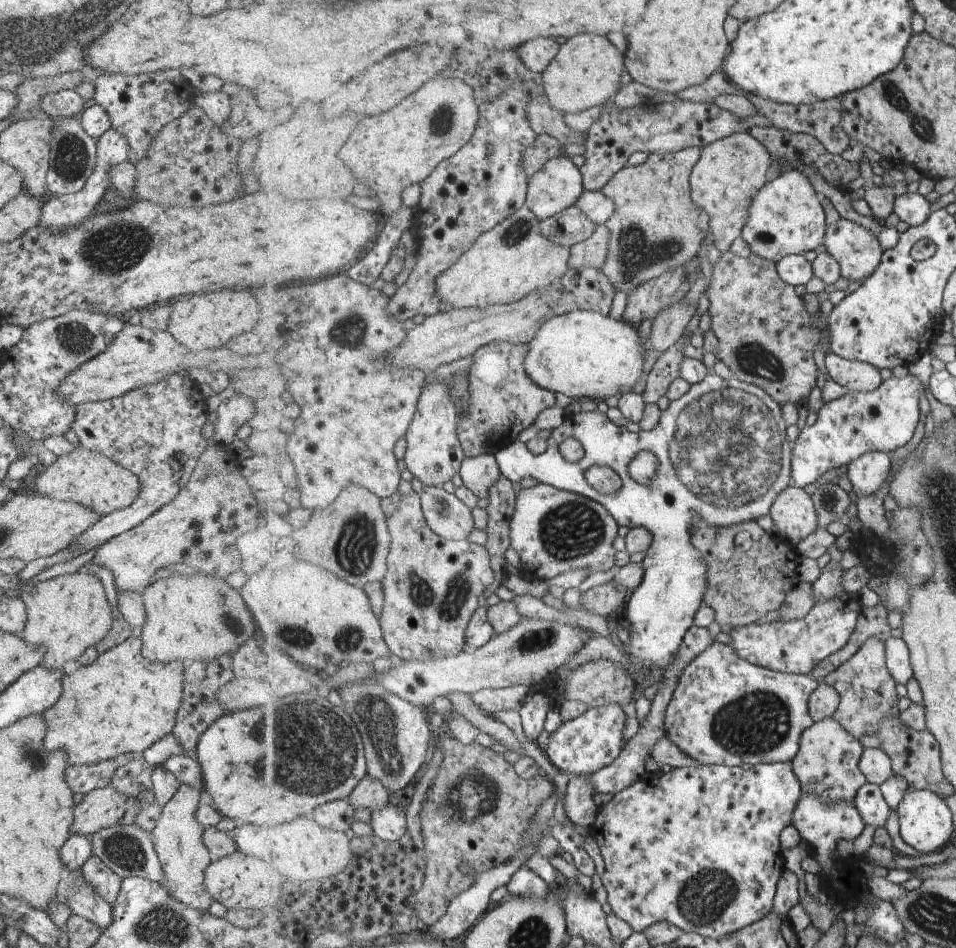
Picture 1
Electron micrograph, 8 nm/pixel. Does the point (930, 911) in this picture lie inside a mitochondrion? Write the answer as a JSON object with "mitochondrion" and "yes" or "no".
{"mitochondrion":"yes"}

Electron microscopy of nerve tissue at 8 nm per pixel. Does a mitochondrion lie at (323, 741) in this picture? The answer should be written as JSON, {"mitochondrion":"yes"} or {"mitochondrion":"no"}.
{"mitochondrion":"yes"}

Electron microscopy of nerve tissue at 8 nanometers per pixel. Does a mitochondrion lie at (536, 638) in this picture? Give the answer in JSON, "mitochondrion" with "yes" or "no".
{"mitochondrion":"yes"}

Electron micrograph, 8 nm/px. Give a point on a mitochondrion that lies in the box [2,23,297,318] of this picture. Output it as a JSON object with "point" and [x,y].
{"point":[114,249]}

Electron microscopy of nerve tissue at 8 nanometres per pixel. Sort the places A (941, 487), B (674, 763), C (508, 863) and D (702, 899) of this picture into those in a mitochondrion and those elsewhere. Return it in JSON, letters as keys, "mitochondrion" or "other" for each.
{"A":"mitochondrion","B":"other","C":"other","D":"mitochondrion"}

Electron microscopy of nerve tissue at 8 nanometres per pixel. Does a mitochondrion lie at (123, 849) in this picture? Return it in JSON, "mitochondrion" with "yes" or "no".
{"mitochondrion":"yes"}

